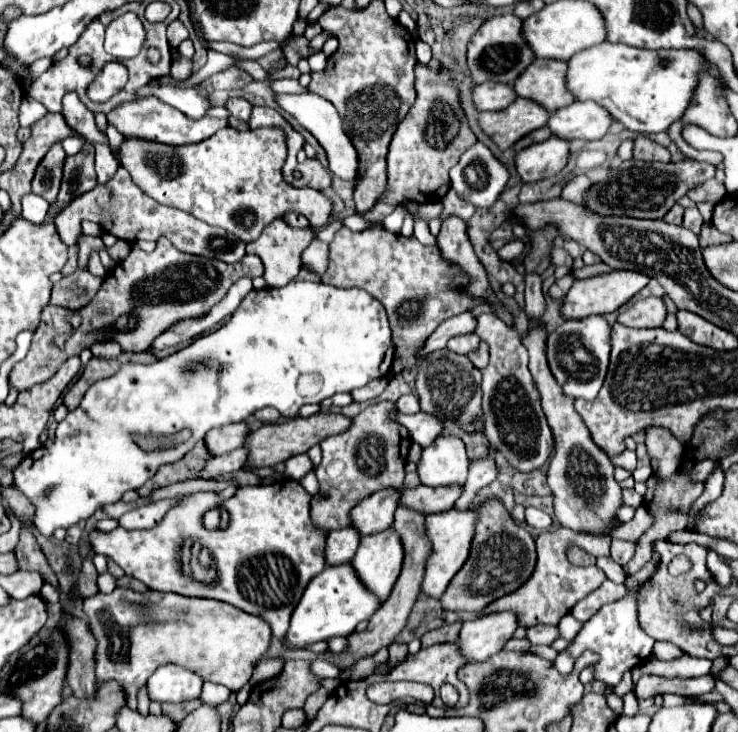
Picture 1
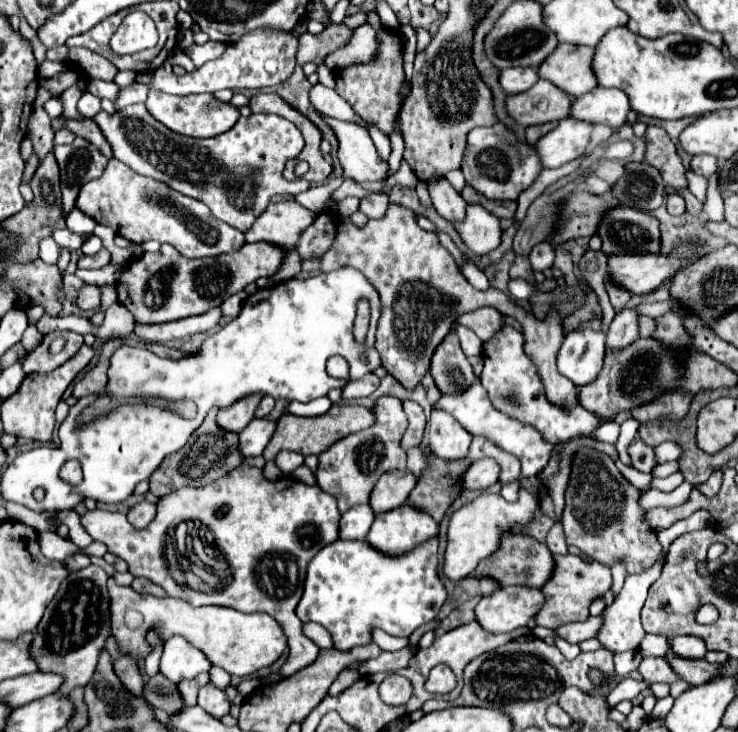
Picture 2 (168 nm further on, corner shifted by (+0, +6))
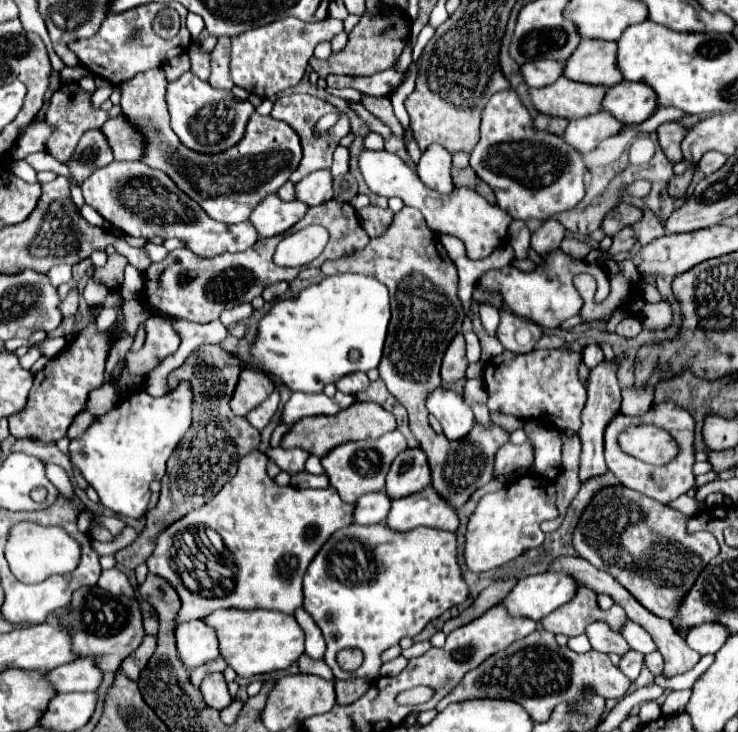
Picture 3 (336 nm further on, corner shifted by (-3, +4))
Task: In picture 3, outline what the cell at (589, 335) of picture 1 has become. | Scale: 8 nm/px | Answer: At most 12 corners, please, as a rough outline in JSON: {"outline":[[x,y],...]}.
{"outline":[[597,344],[583,350],[587,368],[595,368],[603,362],[603,350]]}

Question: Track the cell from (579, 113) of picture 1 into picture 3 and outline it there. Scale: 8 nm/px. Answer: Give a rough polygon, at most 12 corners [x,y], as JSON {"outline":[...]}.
{"outline":[[619,82],[603,110],[623,124],[641,124],[659,102],[645,82]]}

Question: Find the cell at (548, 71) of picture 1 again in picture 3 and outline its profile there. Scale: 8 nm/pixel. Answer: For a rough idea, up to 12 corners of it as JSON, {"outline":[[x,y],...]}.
{"outline":[[581,40],[565,76],[619,84],[617,42]]}

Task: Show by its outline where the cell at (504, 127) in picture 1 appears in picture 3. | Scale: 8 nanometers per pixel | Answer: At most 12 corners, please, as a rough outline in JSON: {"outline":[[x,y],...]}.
{"outline":[[561,76],[531,88],[537,112],[575,120],[601,110],[609,86]]}

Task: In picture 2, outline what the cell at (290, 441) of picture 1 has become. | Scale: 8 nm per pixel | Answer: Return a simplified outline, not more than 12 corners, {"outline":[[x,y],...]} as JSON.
{"outline":[[332,406],[326,414],[282,414],[266,460],[292,450],[324,452],[332,442],[372,426],[364,406]]}

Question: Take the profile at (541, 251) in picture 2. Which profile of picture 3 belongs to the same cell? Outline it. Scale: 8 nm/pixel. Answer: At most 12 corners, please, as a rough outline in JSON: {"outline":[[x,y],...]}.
{"outline":[[545,220],[531,232],[531,248],[543,256],[559,248],[565,228]]}

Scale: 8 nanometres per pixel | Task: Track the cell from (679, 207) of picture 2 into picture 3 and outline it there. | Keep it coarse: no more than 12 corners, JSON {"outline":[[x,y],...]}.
{"outline":[[691,164],[681,176],[669,182],[669,194],[681,198],[693,180],[697,164]]}

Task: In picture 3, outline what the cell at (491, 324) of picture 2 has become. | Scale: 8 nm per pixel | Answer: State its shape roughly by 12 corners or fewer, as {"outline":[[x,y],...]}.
{"outline":[[501,310],[497,338],[509,352],[527,354],[543,330]]}

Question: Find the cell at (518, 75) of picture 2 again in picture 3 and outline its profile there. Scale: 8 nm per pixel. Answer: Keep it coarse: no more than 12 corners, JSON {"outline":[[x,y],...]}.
{"outline":[[549,58],[523,64],[525,82],[543,88],[563,76],[565,62]]}

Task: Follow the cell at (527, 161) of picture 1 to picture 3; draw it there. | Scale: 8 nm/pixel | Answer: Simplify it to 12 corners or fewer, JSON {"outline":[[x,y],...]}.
{"outline":[[601,110],[571,120],[563,138],[581,154],[623,130]]}

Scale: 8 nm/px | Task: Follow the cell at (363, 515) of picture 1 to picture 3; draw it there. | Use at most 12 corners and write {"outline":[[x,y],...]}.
{"outline":[[407,448],[387,474],[387,494],[403,498],[431,484],[423,448]]}

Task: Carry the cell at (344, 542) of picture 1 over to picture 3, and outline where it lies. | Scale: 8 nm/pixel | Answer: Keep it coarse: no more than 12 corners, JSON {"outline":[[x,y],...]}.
{"outline":[[385,492],[359,498],[355,524],[385,522],[391,498]]}

